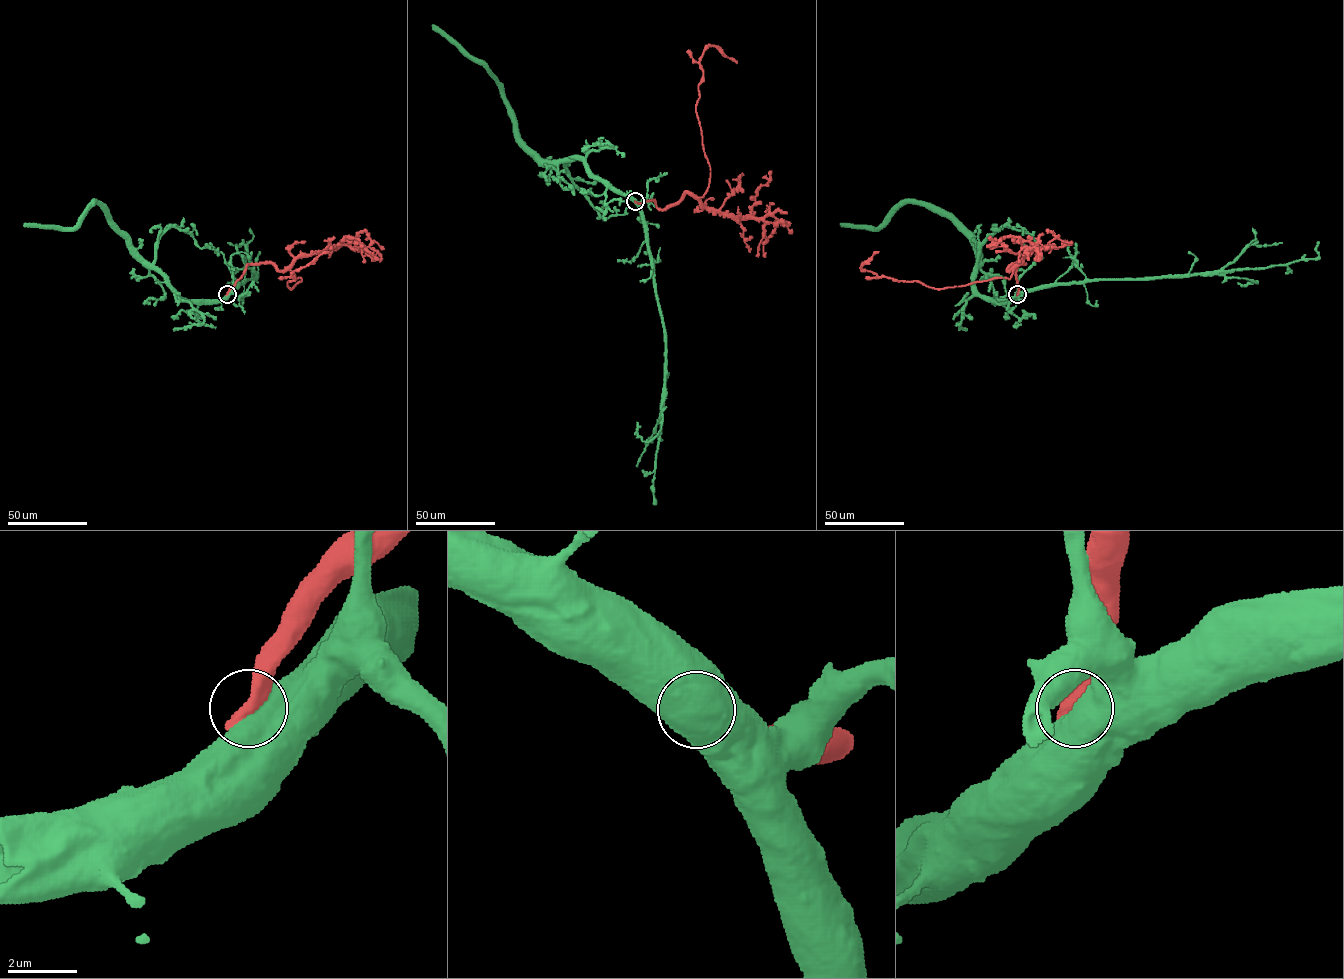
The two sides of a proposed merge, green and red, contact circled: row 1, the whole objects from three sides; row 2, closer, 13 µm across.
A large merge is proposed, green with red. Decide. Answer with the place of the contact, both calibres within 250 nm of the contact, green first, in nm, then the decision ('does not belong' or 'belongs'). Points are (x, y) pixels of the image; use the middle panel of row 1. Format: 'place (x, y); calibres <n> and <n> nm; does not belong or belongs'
place (635, 201); calibres 750 and 650 nm; does not belong

